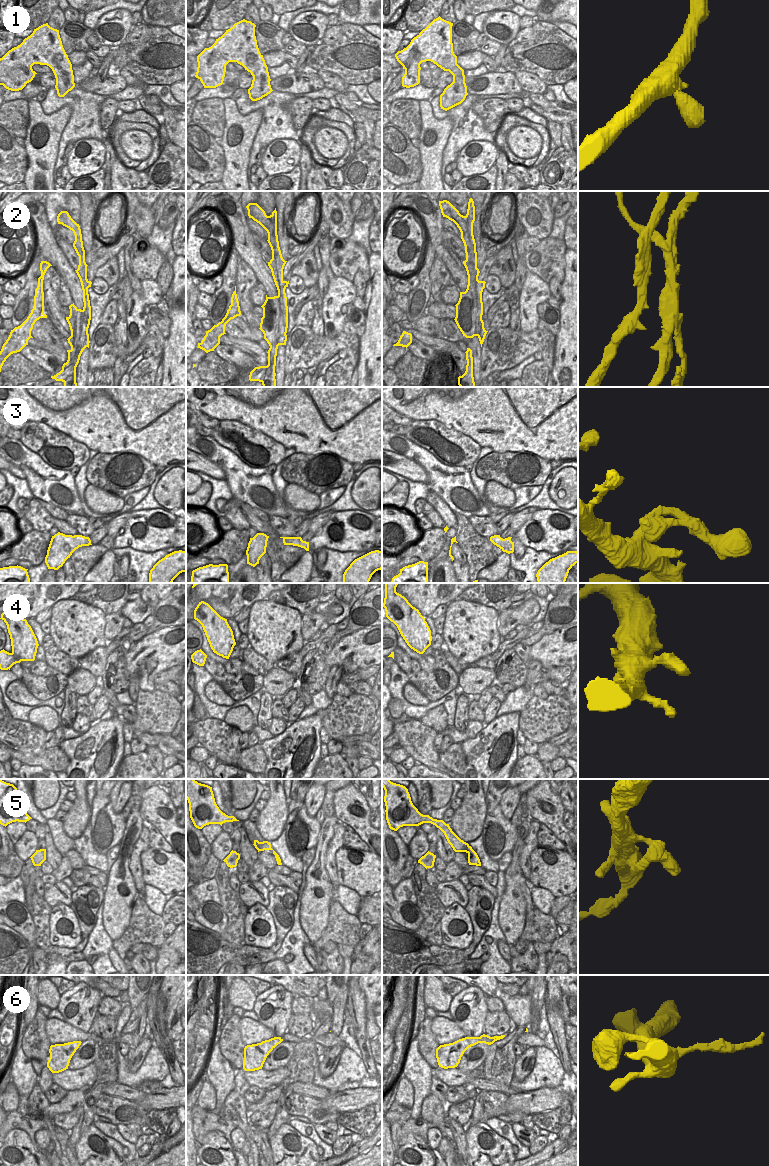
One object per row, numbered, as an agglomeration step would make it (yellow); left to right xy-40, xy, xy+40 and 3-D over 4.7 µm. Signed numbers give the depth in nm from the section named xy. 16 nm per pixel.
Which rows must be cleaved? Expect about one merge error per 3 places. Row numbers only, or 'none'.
2

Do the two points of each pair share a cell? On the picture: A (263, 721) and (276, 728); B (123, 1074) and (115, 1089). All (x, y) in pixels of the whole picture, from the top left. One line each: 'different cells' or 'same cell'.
A: different cells
B: different cells

